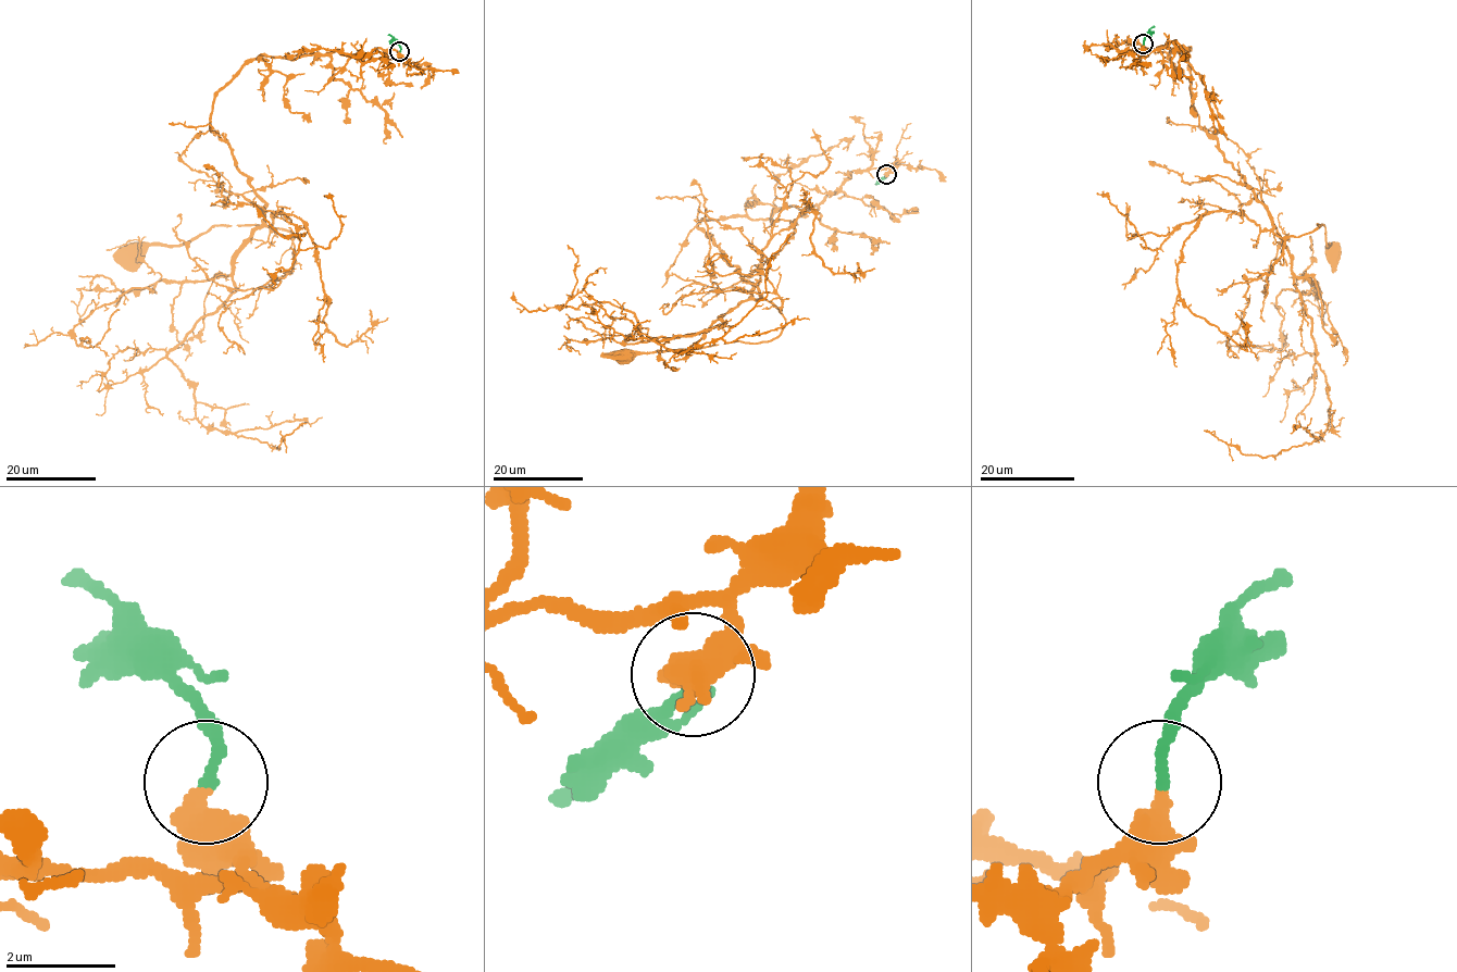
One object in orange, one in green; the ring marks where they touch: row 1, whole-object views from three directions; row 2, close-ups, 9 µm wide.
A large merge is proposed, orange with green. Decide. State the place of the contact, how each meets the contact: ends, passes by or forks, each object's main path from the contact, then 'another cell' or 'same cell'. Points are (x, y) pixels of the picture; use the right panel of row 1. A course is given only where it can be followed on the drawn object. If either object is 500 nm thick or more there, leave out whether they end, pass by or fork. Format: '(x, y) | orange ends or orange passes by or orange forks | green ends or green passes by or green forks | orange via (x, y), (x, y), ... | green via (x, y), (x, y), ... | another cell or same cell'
(1143, 44) | orange via (1143, 45), (1142, 55), (1172, 42), (1190, 48), (1198, 124), (1272, 231), (1300, 237), (1323, 225), (1332, 253) | green via (1143, 44), (1144, 37), (1155, 27) | same cell

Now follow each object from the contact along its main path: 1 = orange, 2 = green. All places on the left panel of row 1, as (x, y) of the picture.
1: (399, 52), (260, 54), (214, 99), (210, 128), (265, 223), (298, 237), (214, 225), (134, 252)
2: (399, 51), (399, 45), (388, 35)

